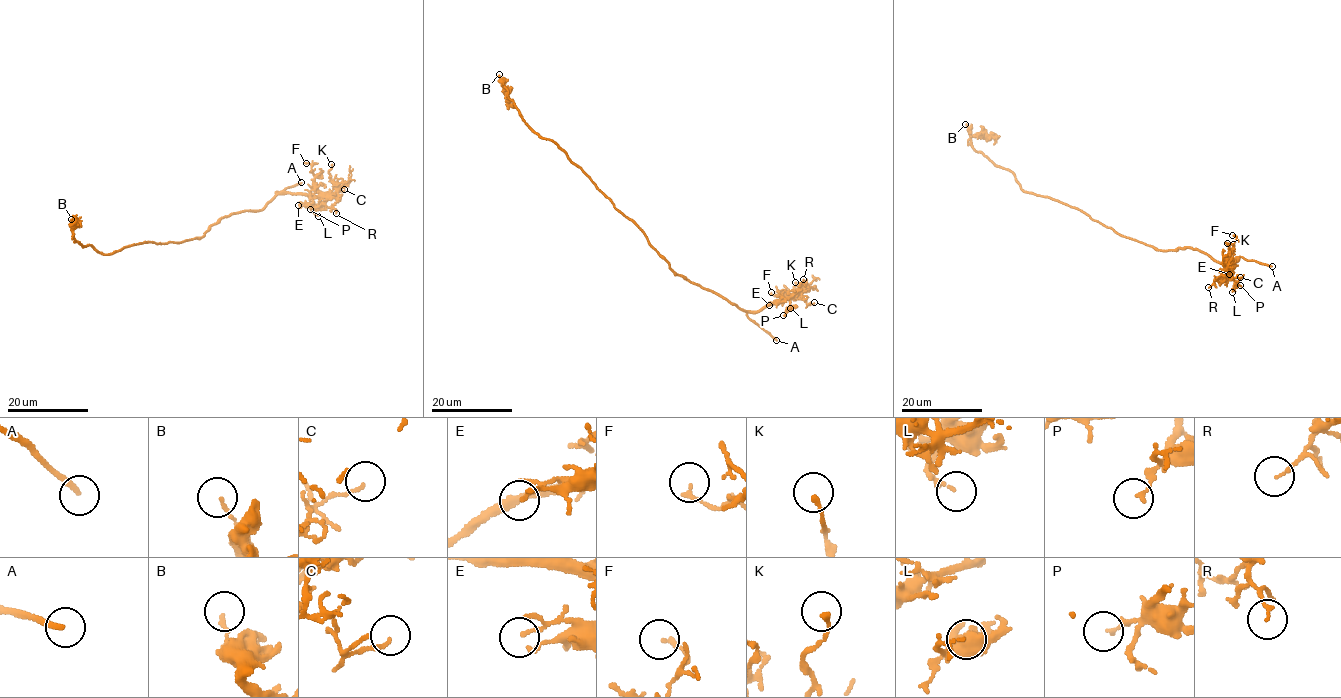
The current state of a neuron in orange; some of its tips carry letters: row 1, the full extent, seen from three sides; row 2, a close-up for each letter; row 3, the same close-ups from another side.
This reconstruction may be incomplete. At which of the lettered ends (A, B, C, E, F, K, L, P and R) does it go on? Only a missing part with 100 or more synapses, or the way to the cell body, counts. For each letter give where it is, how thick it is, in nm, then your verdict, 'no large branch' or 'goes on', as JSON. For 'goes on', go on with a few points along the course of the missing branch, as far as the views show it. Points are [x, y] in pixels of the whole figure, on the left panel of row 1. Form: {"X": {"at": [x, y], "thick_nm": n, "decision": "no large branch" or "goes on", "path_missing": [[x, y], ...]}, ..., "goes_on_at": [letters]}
{"A": {"at": [301, 182], "thick_nm": 240, "decision": "goes on", "path_missing": [[301, 182], [349, 181], [370, 188], [381, 201], [362, 199], [360, 194], [364, 183]]}, "B": {"at": [71, 219], "thick_nm": 130, "decision": "no large branch"}, "C": {"at": [344, 189], "thick_nm": 110, "decision": "no large branch"}, "E": {"at": [298, 205], "thick_nm": 120, "decision": "no large branch"}, "F": {"at": [306, 163], "thick_nm": 150, "decision": "no large branch"}, "K": {"at": [331, 164], "thick_nm": 170, "decision": "no large branch"}, "L": {"at": [318, 216], "thick_nm": 110, "decision": "no large branch"}, "P": {"at": [310, 209], "thick_nm": 140, "decision": "no large branch"}, "R": {"at": [336, 213], "thick_nm": 130, "decision": "no large branch"}, "goes_on_at": ["A"]}

